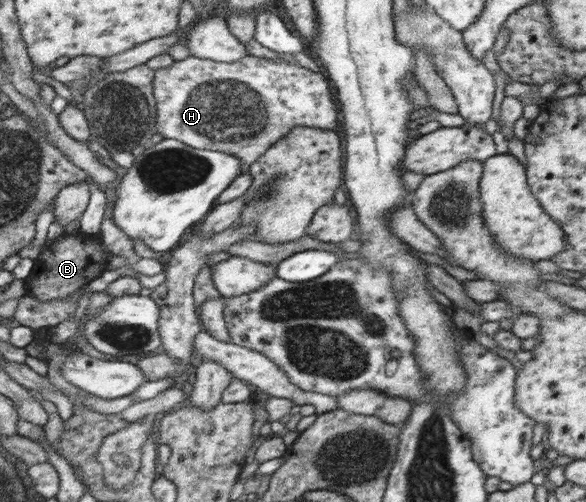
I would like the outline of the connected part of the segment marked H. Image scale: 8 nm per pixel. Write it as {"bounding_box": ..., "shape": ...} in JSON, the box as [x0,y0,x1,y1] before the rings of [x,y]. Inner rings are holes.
{"bounding_box":[154,54,337,175],"shape":[[[248,54],[239,62],[217,62],[206,58],[199,58],[195,55],[185,60],[175,61],[169,68],[161,68],[156,72],[154,78],[154,96],[157,102],[156,131],[164,139],[176,139],[193,148],[200,150],[221,151],[241,160],[241,175],[249,172],[251,166],[264,157],[267,150],[272,149],[277,143],[283,140],[281,134],[291,134],[296,126],[307,128],[319,128],[319,130],[333,130],[337,126],[337,108],[331,98],[331,90],[327,80],[319,72],[307,70],[297,63],[290,64],[284,60],[272,60],[257,55]]]}

